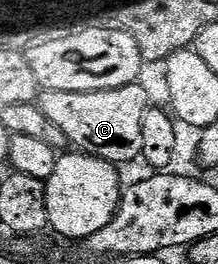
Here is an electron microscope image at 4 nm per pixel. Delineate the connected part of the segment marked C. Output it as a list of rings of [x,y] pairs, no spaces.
[[[134,83],[107,91],[51,91],[44,90],[35,103],[63,135],[74,150],[89,153],[112,165],[124,167],[128,161],[138,160],[143,151],[143,115],[151,107],[149,93]]]

